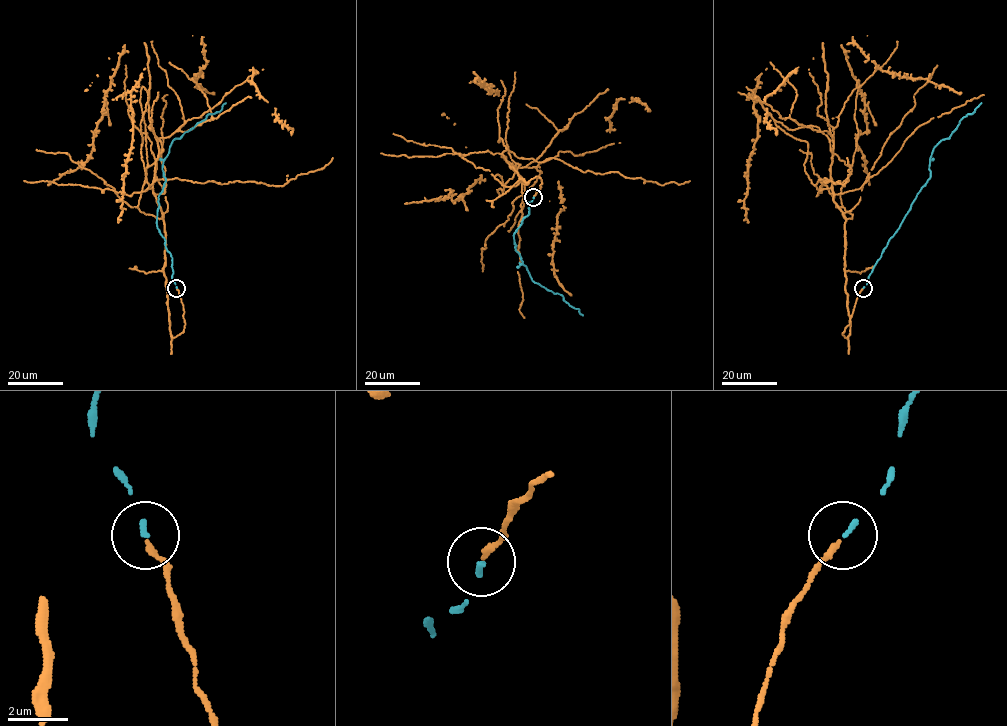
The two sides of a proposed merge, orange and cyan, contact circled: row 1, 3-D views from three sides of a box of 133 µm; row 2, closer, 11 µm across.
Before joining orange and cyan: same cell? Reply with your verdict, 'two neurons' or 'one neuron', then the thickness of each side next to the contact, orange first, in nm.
one neuron | 170/150 nm

